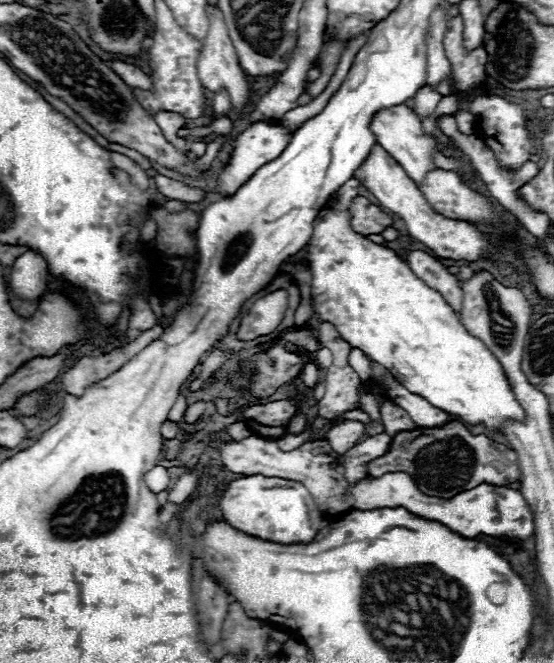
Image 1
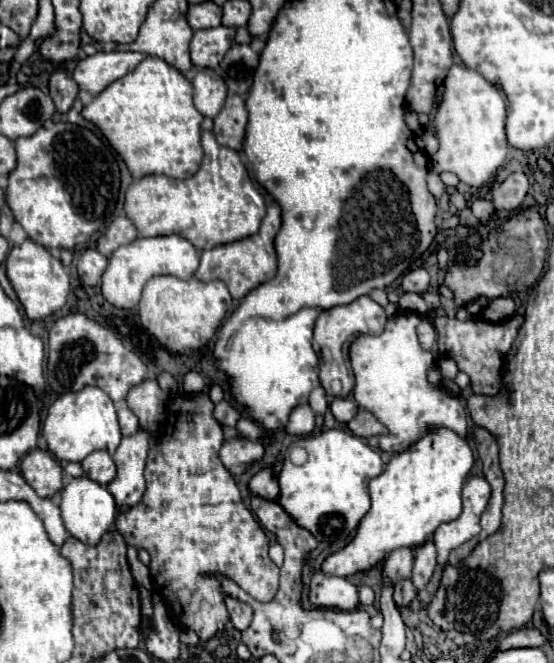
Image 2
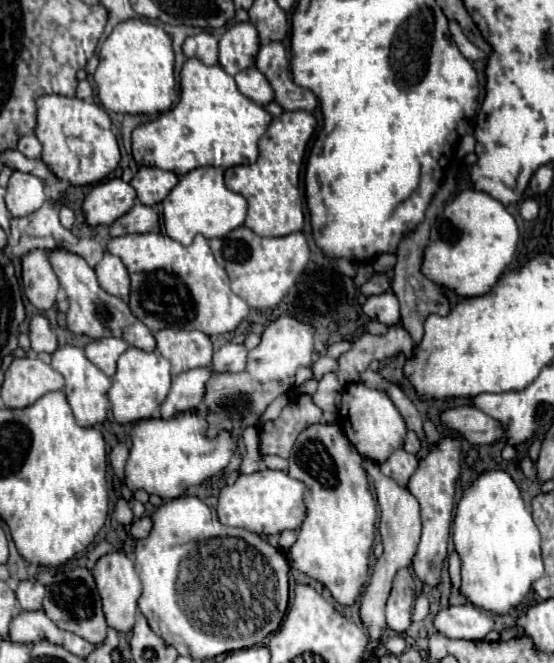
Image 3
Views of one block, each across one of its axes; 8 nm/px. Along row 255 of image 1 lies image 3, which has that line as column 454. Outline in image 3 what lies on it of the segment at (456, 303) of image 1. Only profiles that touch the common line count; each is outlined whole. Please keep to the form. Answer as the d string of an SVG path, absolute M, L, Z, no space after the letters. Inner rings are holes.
M474 406L446 410L442 414L442 424L460 432L472 444L492 444L494 440L506 438L504 426Z

